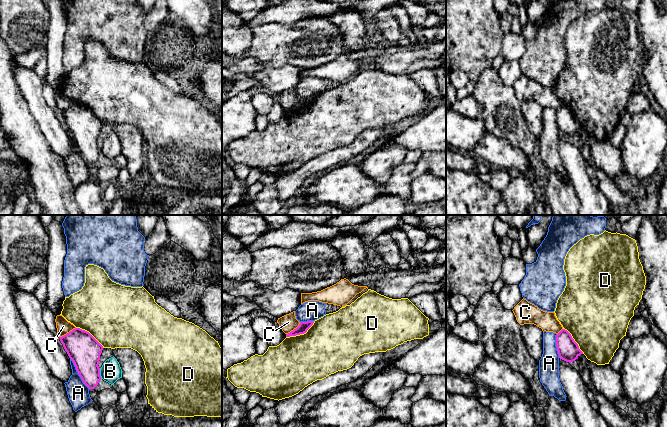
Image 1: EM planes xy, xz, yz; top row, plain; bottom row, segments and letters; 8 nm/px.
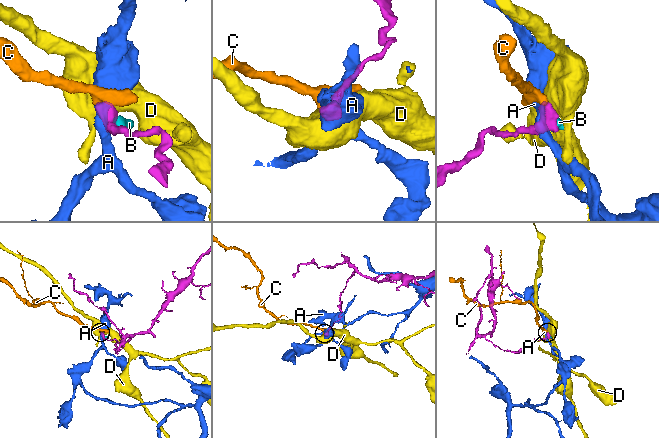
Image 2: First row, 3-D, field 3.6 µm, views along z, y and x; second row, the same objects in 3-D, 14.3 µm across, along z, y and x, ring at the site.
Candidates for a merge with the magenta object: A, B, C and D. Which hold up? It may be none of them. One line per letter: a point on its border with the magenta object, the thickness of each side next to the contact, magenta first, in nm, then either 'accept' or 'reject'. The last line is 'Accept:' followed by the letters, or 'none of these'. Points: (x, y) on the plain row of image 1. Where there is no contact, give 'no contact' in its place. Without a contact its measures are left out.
A: contact xy (78, 149); calibres 260 and 180 nm; reject
B: contact xy (99, 149); calibres 260 and 160 nm; reject
C: contact xy (67, 109); calibres 260 and 110 nm; reject
D: contact xz (301, 109); calibres 80 and 420 nm; reject
Accept: none of these

